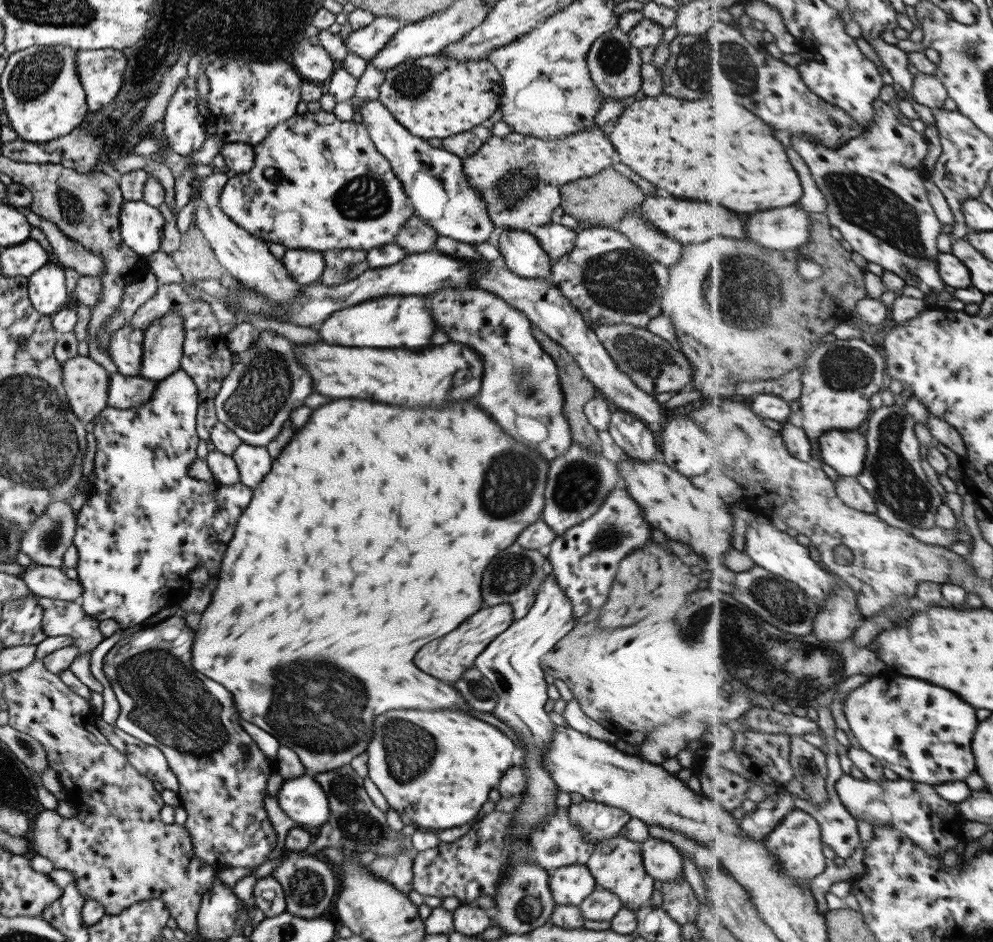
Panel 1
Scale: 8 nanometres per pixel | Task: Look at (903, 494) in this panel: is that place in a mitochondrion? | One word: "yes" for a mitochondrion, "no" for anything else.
yes

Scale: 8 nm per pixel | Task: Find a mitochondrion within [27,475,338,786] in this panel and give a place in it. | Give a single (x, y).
(159, 700)

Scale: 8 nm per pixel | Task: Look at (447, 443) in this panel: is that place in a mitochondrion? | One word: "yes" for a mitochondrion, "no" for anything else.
no

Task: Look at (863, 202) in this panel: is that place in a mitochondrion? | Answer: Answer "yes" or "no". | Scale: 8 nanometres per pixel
yes

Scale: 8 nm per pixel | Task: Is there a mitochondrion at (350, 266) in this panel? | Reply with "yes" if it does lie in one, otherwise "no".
yes

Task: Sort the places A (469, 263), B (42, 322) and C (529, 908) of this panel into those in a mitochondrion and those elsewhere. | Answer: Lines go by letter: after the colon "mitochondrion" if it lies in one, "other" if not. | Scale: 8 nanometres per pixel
A: other
B: other
C: mitochondrion

